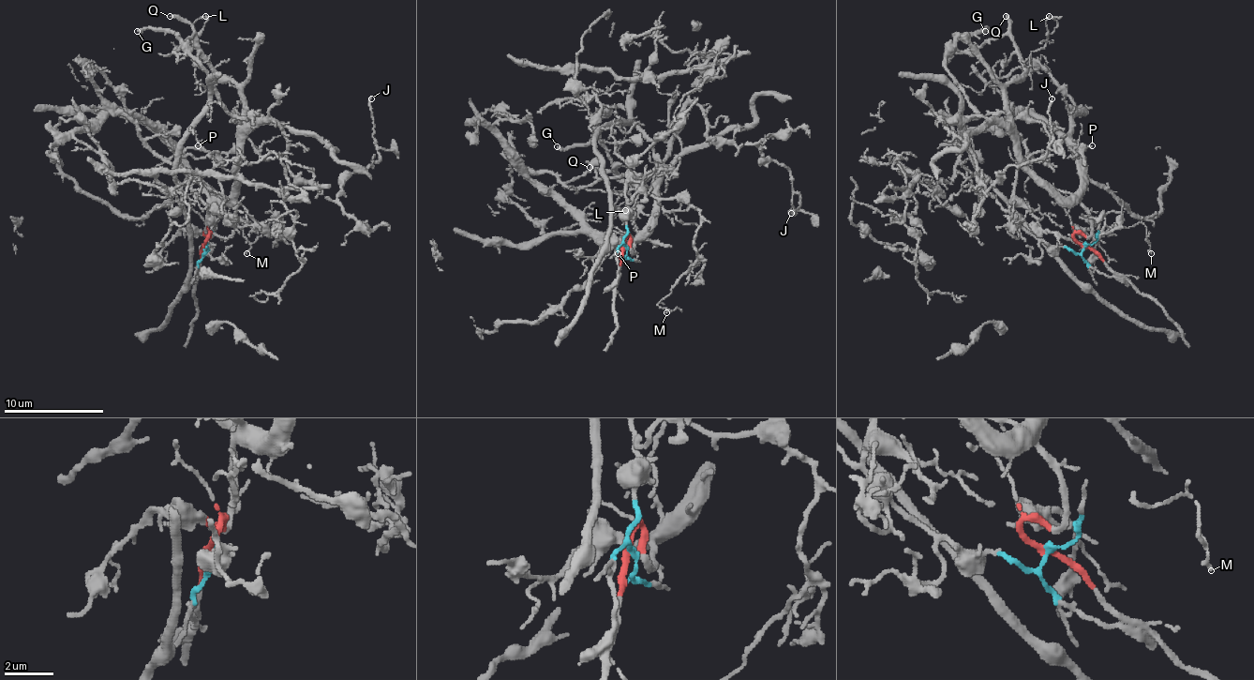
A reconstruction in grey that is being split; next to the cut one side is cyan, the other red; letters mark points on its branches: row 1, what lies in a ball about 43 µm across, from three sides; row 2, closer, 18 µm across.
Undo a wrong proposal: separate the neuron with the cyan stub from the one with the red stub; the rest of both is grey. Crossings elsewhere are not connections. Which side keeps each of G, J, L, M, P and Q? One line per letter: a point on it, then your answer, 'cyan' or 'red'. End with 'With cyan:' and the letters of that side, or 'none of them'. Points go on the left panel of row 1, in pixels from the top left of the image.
G: place (137, 31); cyan
J: place (371, 98); cyan
L: place (205, 16); red
M: place (246, 253); cyan
P: place (198, 145); red
Q: place (170, 16); red
With cyan: G, J, M

